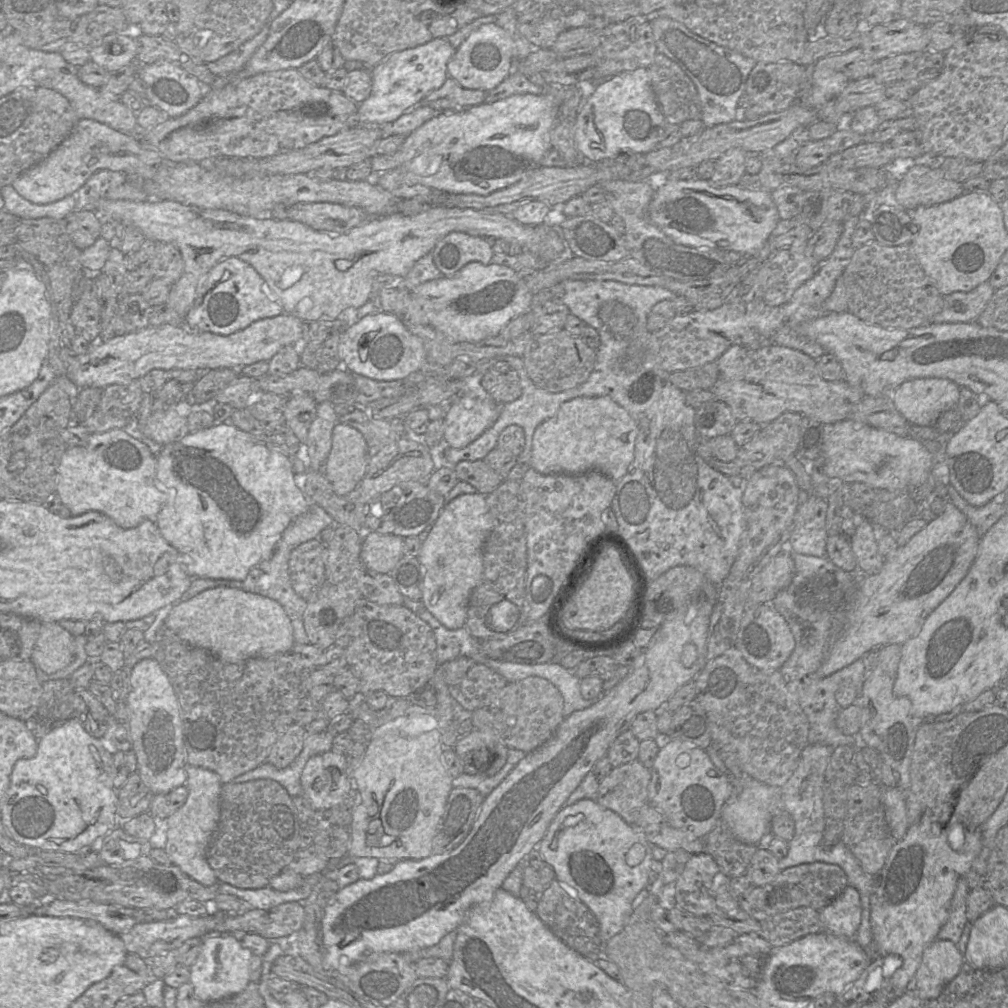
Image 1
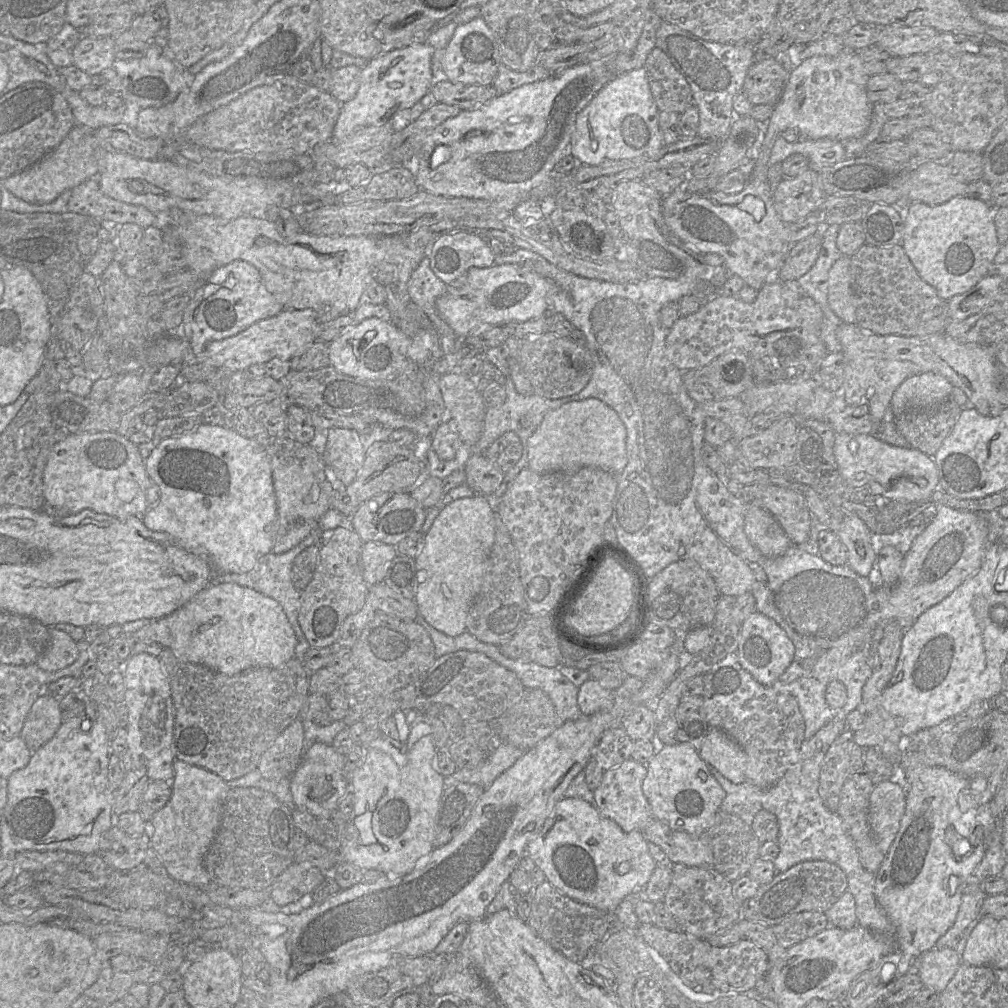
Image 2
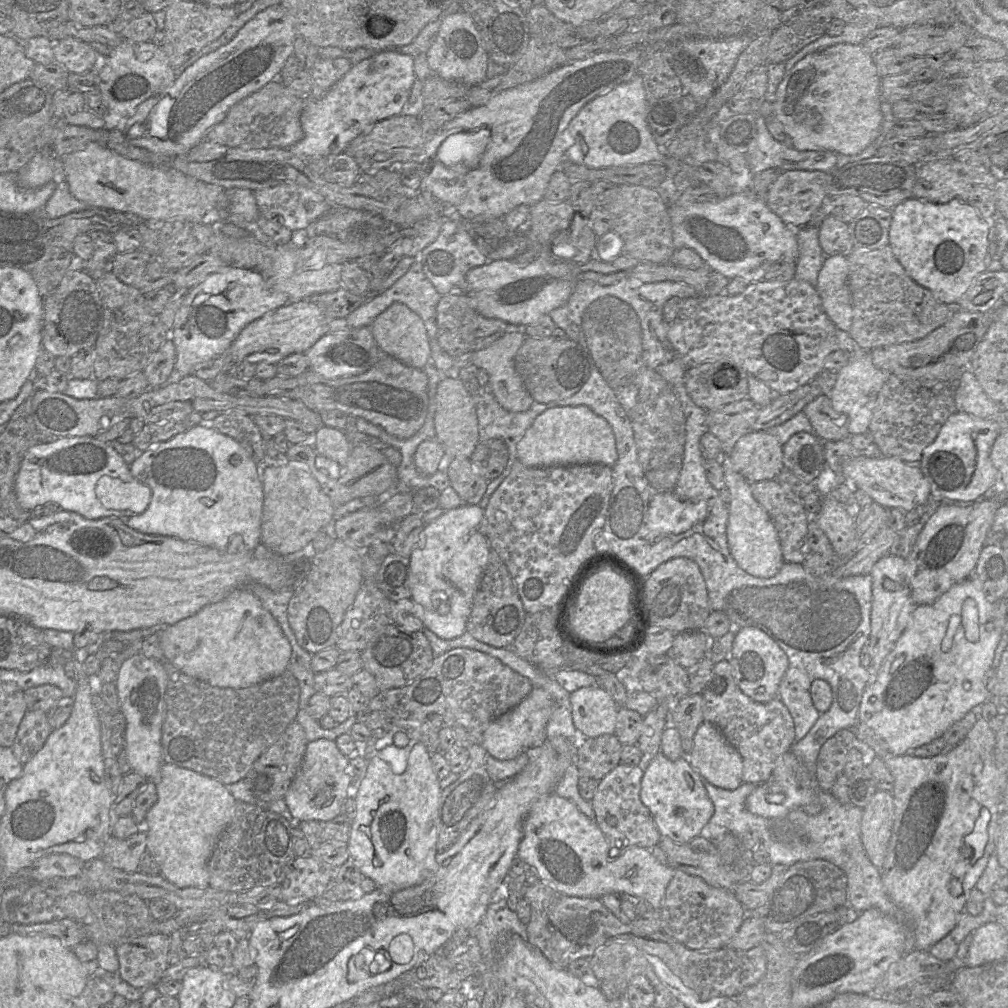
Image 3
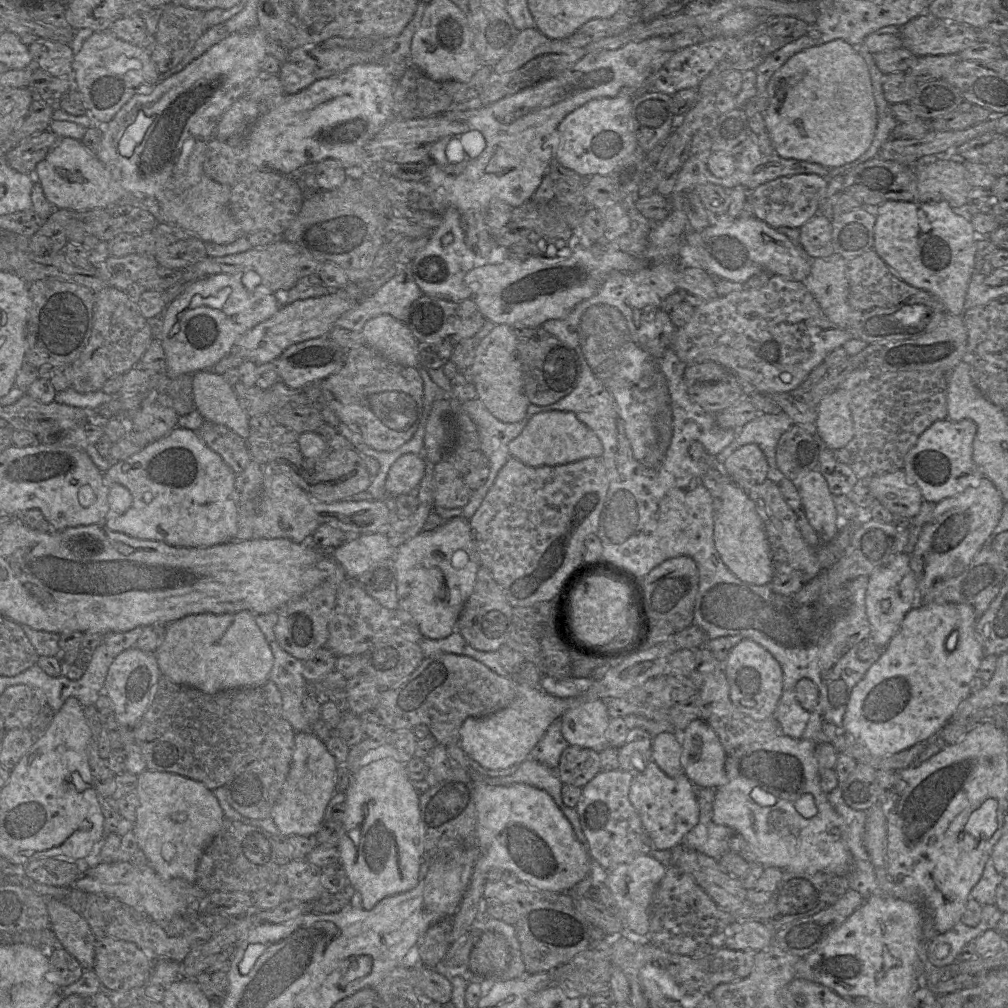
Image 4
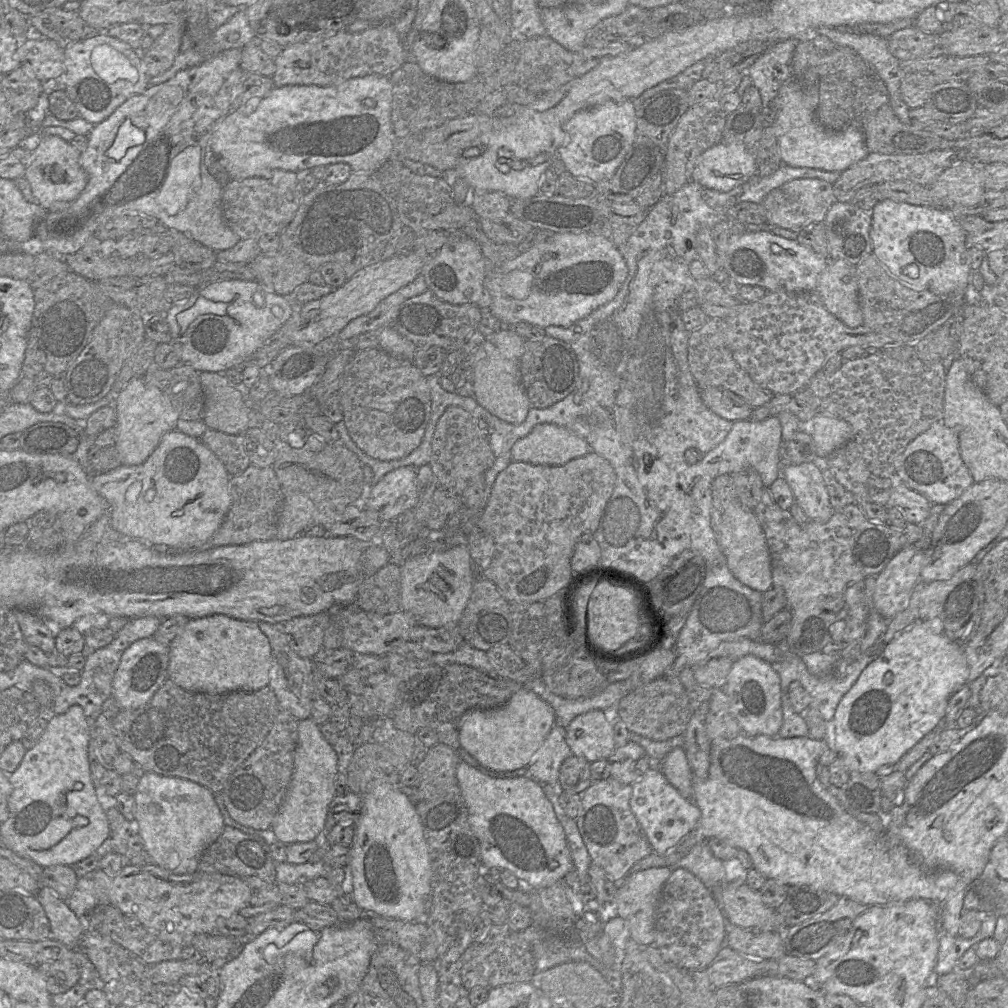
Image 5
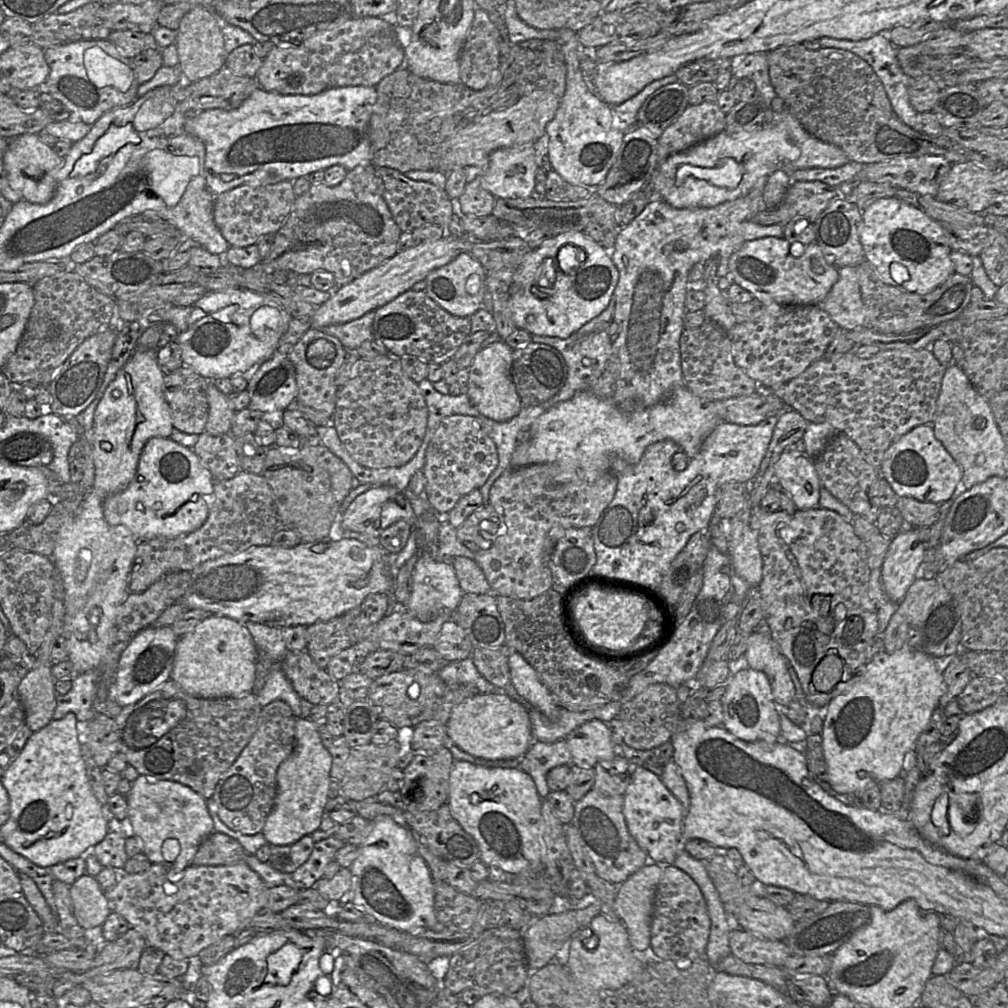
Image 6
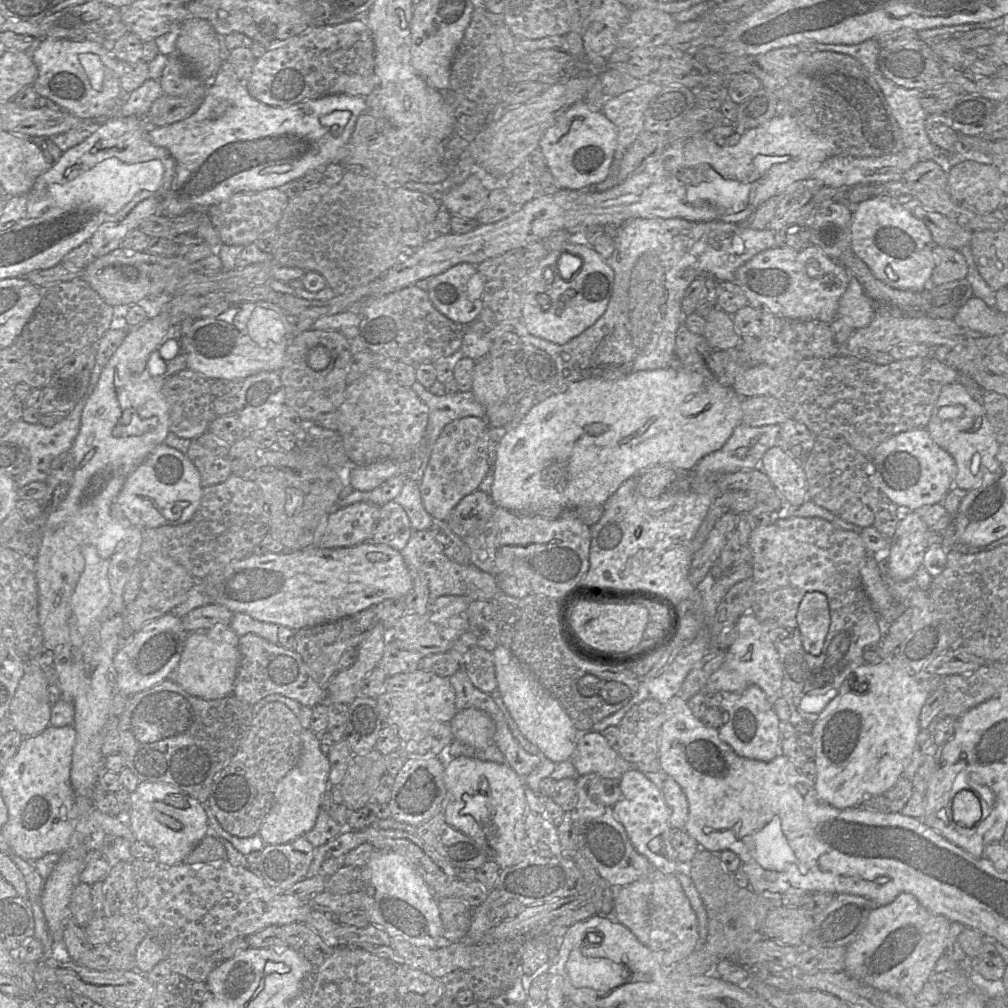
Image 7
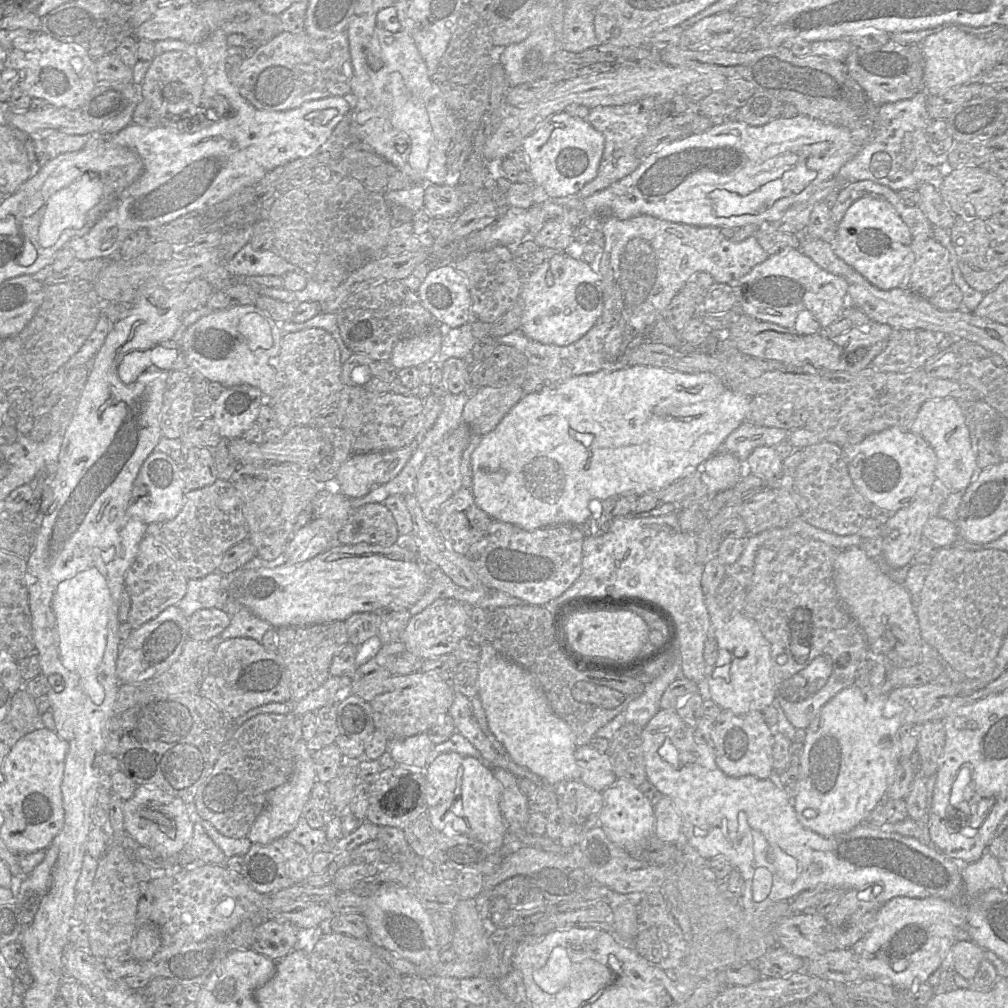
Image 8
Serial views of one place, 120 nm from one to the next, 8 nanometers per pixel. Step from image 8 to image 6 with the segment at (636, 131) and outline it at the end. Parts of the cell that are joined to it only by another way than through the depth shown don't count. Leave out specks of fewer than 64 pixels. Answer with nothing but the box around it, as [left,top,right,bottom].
[613,76,668,132]

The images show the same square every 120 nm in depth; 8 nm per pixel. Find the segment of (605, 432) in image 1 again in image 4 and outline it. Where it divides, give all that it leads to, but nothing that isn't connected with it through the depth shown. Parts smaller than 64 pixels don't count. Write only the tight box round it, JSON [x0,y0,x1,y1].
[511,411,602,467]

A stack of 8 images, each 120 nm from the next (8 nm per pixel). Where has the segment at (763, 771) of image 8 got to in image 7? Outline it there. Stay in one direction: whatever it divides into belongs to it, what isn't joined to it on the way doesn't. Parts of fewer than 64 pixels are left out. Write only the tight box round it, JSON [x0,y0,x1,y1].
[718,685,782,762]

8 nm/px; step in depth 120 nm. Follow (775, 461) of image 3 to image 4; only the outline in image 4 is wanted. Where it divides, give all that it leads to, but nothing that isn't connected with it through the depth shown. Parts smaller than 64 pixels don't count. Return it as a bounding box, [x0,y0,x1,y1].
[723,444,768,491]

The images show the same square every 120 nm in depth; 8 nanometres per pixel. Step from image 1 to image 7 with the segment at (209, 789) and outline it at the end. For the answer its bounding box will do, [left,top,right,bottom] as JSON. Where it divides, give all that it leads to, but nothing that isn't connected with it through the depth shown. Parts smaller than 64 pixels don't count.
[128,781,209,866]

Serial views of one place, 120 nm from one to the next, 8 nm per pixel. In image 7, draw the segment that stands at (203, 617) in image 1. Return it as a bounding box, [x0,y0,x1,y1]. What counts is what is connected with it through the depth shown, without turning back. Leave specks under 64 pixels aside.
[171,624,240,700]

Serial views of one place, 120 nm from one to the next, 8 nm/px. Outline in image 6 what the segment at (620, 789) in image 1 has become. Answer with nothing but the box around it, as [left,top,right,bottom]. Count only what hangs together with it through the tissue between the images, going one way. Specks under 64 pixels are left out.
[571,788,649,886]

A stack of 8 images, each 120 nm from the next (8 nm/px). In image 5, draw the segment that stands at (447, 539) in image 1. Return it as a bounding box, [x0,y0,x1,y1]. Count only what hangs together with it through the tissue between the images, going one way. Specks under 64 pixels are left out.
[401,545,479,628]

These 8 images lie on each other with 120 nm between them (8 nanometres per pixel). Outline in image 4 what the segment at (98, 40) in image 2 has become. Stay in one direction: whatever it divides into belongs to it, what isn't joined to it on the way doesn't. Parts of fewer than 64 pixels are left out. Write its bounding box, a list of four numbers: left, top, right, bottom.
[28,40,74,77]

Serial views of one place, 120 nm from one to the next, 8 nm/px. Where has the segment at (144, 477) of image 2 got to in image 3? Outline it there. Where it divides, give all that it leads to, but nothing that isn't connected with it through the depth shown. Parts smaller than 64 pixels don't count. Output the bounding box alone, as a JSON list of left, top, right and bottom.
[14,436,137,520]

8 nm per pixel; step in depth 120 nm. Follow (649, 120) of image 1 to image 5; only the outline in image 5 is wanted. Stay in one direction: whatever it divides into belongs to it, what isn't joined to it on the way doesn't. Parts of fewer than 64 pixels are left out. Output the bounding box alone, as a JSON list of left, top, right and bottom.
[557,100,637,183]

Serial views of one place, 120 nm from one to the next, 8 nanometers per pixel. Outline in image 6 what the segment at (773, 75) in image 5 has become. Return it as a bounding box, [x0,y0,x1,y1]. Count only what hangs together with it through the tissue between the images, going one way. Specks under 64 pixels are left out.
[729,53,777,107]

